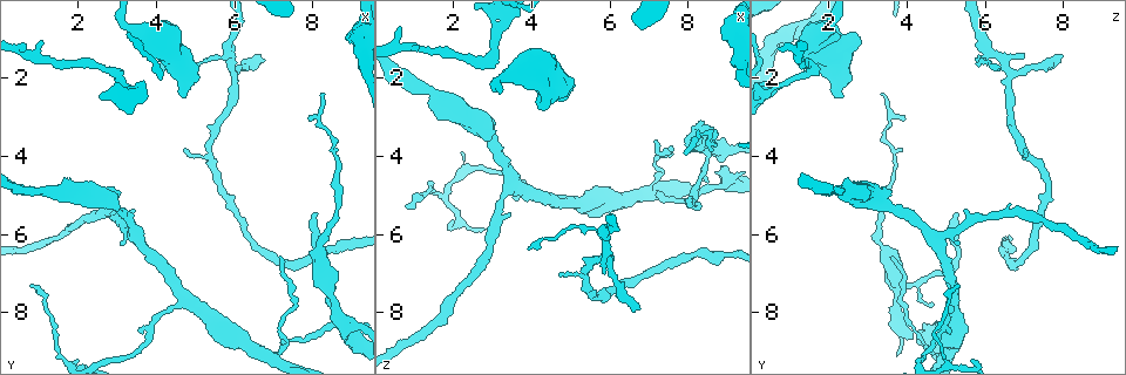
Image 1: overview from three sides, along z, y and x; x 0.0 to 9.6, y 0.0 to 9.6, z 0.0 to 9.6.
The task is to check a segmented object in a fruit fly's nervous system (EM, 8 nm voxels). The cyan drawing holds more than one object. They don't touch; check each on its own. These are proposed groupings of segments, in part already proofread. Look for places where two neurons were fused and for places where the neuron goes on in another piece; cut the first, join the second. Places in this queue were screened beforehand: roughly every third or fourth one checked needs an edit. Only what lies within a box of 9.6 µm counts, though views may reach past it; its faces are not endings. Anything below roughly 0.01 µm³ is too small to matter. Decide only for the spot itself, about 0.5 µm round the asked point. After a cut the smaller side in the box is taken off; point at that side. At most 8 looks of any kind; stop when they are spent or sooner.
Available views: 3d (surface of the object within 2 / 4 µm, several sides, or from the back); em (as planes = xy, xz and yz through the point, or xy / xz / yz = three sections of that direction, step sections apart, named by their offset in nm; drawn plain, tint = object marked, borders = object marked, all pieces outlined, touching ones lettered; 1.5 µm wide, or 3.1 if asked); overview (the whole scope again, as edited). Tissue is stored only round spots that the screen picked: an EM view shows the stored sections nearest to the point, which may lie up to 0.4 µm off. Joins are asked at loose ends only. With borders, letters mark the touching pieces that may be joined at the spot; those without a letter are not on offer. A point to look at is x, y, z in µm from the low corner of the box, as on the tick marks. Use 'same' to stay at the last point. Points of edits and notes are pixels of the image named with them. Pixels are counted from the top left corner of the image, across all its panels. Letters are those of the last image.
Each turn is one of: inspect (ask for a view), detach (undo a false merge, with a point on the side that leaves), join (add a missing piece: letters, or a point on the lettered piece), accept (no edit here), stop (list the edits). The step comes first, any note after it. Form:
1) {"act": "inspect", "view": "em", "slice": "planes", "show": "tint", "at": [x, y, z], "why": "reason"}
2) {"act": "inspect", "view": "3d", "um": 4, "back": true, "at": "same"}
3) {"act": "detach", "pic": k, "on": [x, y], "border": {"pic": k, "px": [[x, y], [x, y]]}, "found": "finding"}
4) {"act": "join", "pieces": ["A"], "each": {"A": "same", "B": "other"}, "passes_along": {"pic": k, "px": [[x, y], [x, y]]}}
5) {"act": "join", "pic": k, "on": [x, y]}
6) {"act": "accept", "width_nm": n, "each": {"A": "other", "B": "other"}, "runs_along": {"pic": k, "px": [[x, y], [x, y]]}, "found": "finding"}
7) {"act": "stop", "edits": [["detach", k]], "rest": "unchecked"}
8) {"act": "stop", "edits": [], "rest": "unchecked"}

{"act": "inspect", "view": "3d", "um": 2, "at": [2.80, 1.80, 1.60], "why": "abrupt turn"}

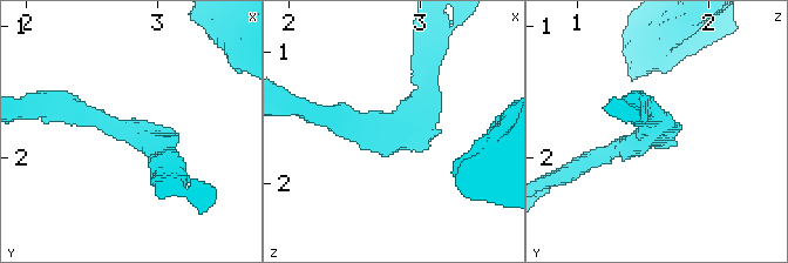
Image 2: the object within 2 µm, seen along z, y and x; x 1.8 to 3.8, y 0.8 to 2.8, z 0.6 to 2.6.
{"act": "inspect", "view": "em", "slice": "planes", "show": "borders", "at": [2.82, 1.80, 1.58], "why": "need the tissue"}

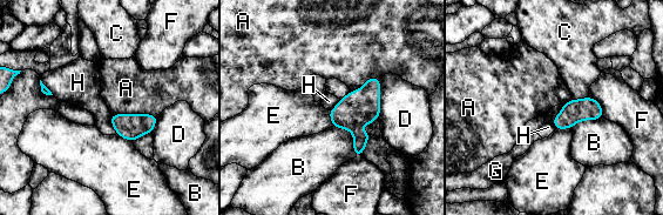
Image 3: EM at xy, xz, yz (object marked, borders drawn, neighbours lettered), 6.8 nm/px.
{"act": "accept", "width_nm": 160, "each": {"A": "other", "B": "other", "C": "other", "D": "other", "E": "other", "F": "other", "G": "other", "H": "other"}, "border": {"pic": 3, "px": [[588, 95], [581, 99], [572, 99]]}, "found": "one neuron here"}

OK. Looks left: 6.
{"act": "inspect", "view": "em", "slice": "planes", "show": "tint", "at": [1.40, 4.95, 2.30], "why": "thick turns thin"}

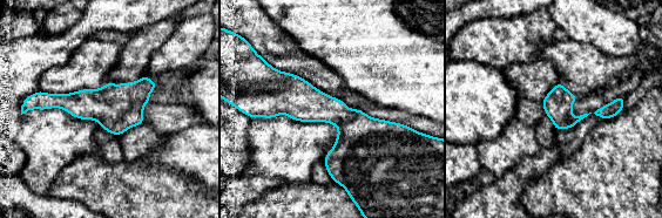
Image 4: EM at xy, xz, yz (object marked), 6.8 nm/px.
{"act": "inspect", "view": "em", "slice": "planes", "show": "borders", "at": "same"}

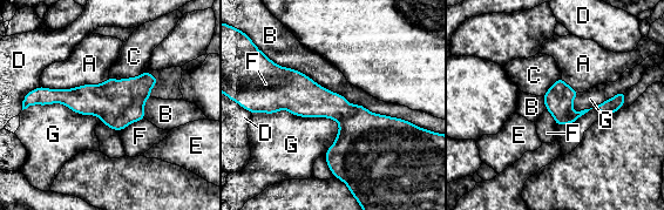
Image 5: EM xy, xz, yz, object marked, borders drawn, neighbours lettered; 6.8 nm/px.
{"act": "accept", "width_nm": 200, "each": {"A": "other", "B": "other", "C": "other", "D": "other", "E": "other", "F": "other", "G": "other"}, "runs_along": {"pic": 5, "px": [[261, 99], [399, 122]]}, "found": "continuous, no second neuron"}

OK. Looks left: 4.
{"act": "inspect", "view": "3d", "um": 2, "at": [0.75, 7.25, 5.30], "why": "tapers out"}

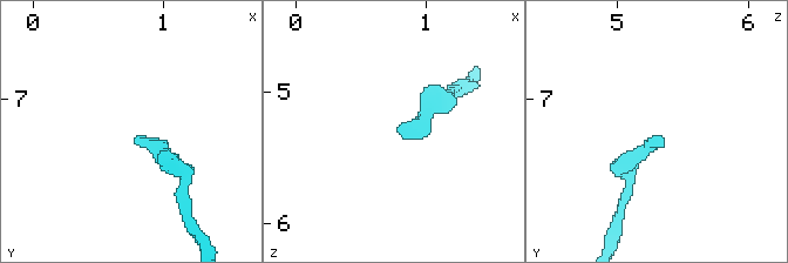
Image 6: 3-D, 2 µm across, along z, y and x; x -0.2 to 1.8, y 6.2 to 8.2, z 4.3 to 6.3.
{"act": "inspect", "view": "em", "slice": "planes", "show": "borders", "at": [0.80, 7.28, 5.32], "why": "shape alone is not enough"}

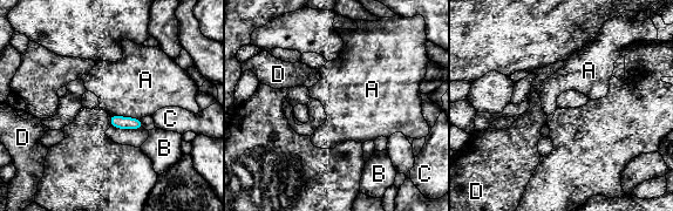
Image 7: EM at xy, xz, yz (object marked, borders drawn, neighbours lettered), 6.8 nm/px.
{"act": "accept", "width_nm": 90, "each": {"A": "other", "B": "other", "C": "other", "D": "other"}, "border": {"pic": 7, "px": [[110, 114], [140, 118]]}, "found": "no lettered piece goes on from it"}

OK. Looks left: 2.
{"act": "stop", "edits": [], "rest": "unchecked"}

